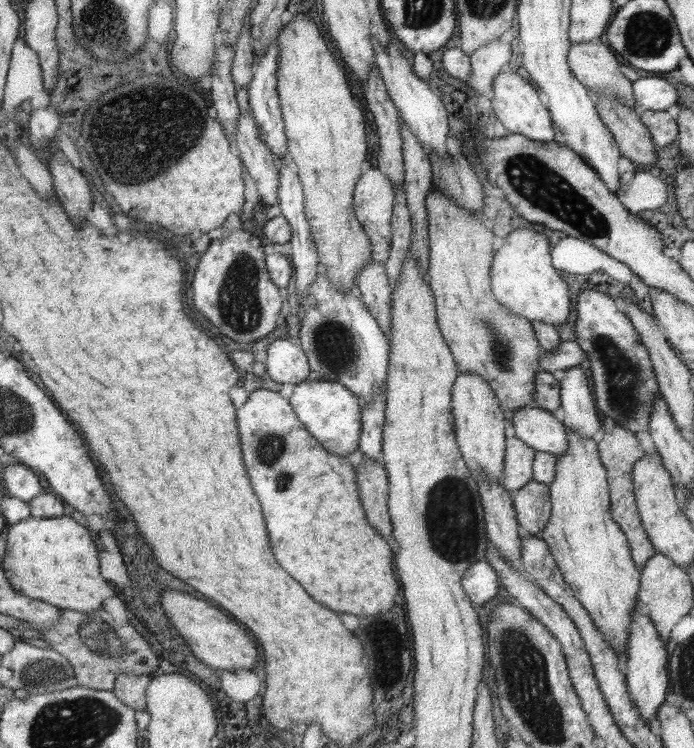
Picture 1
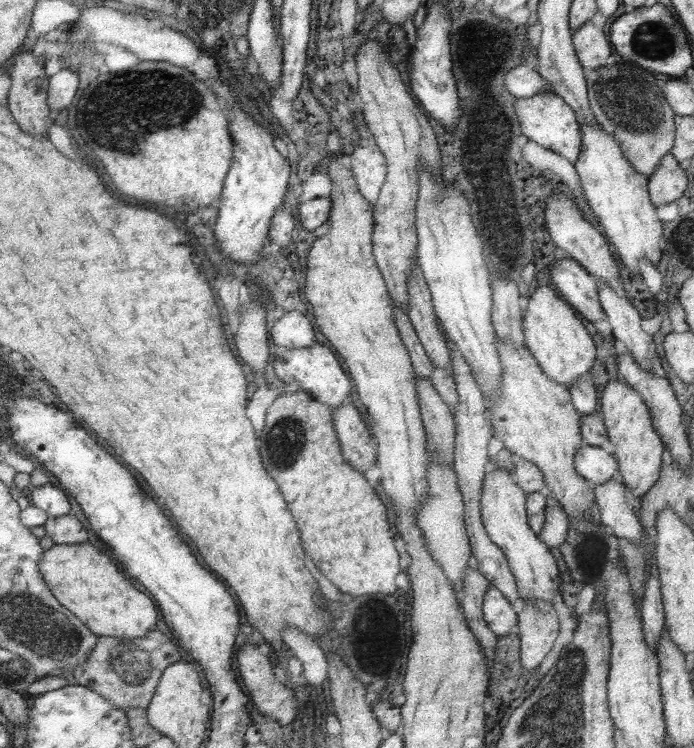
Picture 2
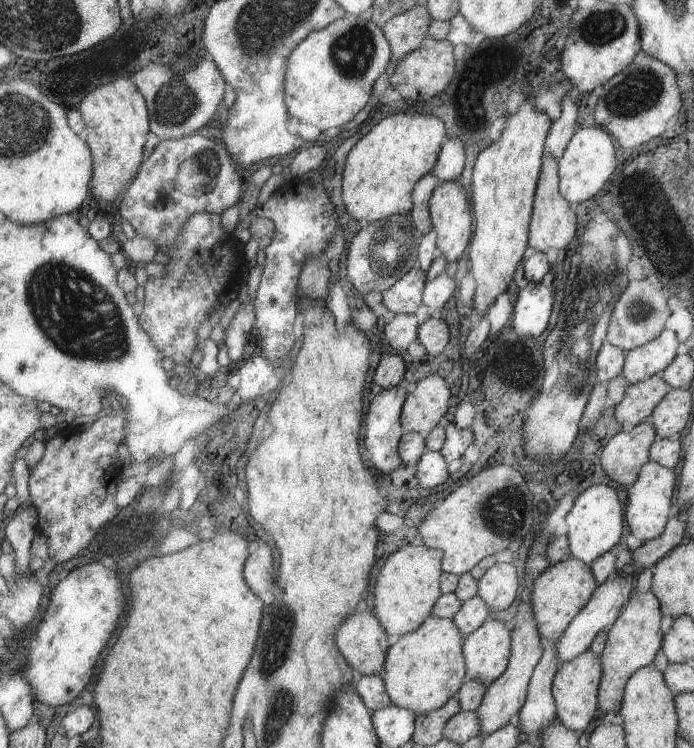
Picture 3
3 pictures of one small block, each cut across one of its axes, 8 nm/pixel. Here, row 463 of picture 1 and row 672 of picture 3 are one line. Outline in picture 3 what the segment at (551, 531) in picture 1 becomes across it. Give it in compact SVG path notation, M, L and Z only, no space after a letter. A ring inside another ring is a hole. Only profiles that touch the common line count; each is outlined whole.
M599 632L593 638L591 646L581 656L559 666L557 672L555 672L551 694L553 694L553 700L555 700L555 708L557 708L557 722L563 724L563 728L569 728L573 732L583 730L591 722L591 718L595 716L595 708L599 706L599 704L595 704L595 692L599 692L597 682L601 682L601 674L603 674L599 656L605 648L605 642L607 642L607 634Z

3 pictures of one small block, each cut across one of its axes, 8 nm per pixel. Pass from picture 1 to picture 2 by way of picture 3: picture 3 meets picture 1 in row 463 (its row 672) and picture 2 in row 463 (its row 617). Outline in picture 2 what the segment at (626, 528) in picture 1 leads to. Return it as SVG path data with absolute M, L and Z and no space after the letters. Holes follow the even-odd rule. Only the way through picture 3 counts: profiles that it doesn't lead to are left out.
M615 376L603 386L601 398L599 398L599 410L601 418L605 420L609 442L615 446L615 452L611 452L619 464L619 482L625 484L635 500L639 500L643 494L651 492L653 482L657 480L657 472L661 466L661 436L657 434L653 422L651 422L651 410L647 410L647 402L639 398L639 392L629 388L629 384L619 382Z

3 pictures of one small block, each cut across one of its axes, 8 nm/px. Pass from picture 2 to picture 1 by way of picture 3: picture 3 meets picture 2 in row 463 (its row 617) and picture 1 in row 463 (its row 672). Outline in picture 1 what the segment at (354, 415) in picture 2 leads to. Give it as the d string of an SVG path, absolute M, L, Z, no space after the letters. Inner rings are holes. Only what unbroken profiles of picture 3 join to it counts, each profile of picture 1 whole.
M365 458L357 466L357 484L363 496L363 506L367 508L367 516L371 524L383 534L387 540L395 538L395 522L391 516L391 478L387 476L387 468L383 460Z

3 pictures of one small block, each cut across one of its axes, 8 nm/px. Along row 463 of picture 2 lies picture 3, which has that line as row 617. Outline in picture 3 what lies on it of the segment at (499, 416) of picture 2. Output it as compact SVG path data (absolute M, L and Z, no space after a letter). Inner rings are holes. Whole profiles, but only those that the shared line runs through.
M561 536L549 542L545 554L547 554L549 568L543 574L539 574L535 580L535 588L531 590L531 604L533 604L533 616L537 620L541 638L557 642L567 630L567 626L571 624L571 620L589 604L599 584L589 566L585 566L579 560L573 560L569 552L567 536Z

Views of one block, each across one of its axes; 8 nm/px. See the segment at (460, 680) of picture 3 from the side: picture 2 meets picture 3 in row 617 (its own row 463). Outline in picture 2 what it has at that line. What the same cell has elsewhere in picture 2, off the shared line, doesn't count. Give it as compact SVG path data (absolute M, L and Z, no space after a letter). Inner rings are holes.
M431 456L431 468L429 468L429 484L431 484L431 494L427 498L427 504L421 508L419 512L419 526L421 530L425 530L427 540L431 542L429 548L433 552L433 556L439 560L439 564L443 564L447 576L453 580L455 588L459 592L463 592L465 588L465 570L469 566L469 560L473 556L473 546L471 546L471 536L467 530L467 504L465 504L465 496L461 486L457 484L457 472L455 470L447 470L443 466L439 466L437 462L433 462Z

